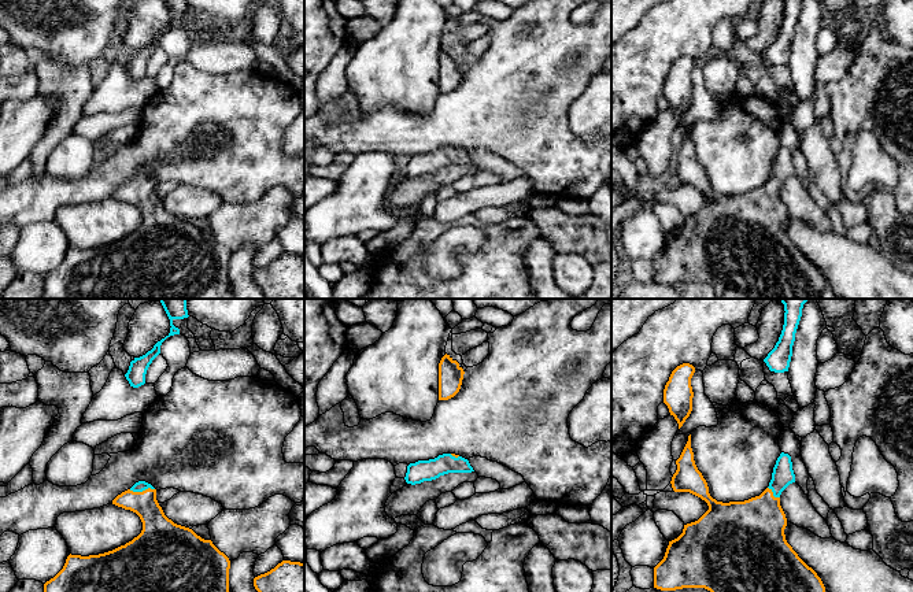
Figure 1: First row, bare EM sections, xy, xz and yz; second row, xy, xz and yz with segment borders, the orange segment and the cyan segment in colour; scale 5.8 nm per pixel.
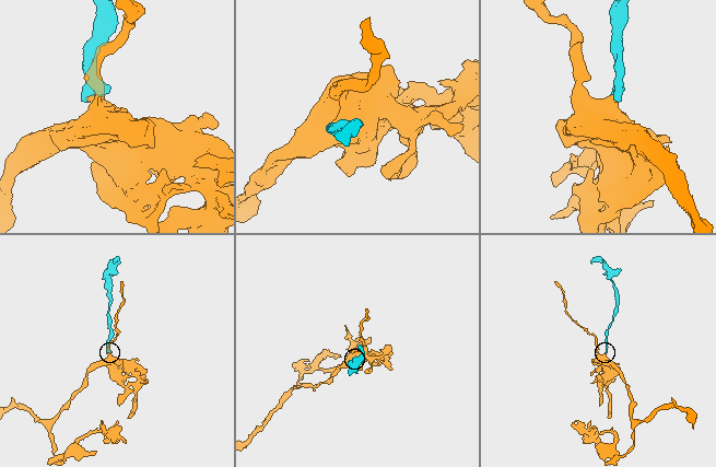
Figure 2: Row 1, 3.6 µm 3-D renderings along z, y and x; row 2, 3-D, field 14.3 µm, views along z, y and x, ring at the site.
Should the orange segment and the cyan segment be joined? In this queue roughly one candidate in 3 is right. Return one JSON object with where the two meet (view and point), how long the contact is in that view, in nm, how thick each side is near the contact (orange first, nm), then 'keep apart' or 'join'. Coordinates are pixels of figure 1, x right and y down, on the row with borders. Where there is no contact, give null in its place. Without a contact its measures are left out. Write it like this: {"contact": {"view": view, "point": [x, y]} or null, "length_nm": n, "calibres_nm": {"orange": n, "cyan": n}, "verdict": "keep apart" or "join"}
{"contact": {"view": "xy", "point": [143, 491]}, "length_nm": 150, "calibres_nm": {"orange": 190, "cyan": 60}, "verdict": "join"}

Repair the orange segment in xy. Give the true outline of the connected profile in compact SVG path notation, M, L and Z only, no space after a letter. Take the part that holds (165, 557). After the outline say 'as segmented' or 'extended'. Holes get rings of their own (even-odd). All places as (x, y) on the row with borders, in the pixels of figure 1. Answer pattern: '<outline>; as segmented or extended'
M138 481L118 495L112 504L136 513L143 530L132 541L99 555L69 555L63 569L44 584L44 592L229 592L229 558L211 540L204 540L192 529L169 519L156 500L156 489Z; extended

